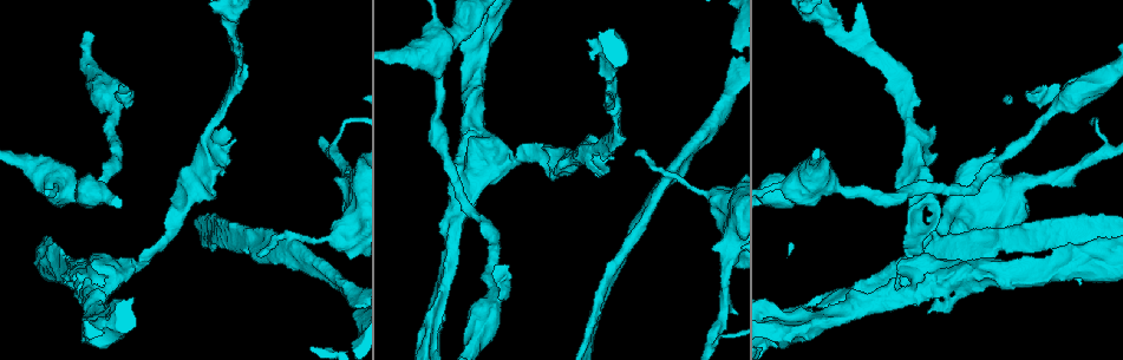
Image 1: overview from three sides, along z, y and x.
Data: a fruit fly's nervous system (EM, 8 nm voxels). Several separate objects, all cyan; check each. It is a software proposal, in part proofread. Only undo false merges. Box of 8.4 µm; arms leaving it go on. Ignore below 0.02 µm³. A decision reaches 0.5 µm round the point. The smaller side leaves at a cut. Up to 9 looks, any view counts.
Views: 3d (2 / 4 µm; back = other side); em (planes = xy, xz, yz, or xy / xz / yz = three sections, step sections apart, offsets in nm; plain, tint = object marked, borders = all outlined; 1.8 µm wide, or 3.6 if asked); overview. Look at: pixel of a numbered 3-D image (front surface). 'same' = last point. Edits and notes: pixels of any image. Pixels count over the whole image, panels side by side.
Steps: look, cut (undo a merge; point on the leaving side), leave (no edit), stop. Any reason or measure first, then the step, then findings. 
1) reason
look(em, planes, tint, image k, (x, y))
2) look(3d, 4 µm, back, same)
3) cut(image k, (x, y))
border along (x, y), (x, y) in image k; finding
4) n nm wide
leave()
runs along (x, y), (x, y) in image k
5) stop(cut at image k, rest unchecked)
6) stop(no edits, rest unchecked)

calibre changes
look(3d, 4 µm, image 1, (937, 244))

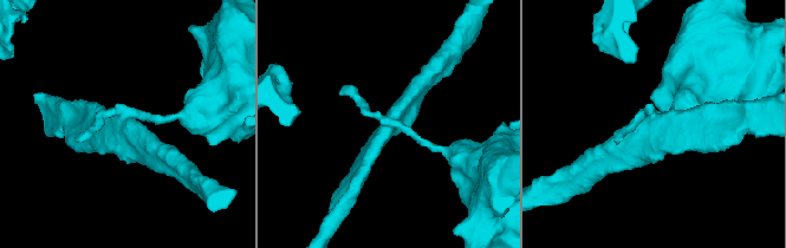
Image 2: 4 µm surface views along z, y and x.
look(em, xy, step 8, borders, image 2, (386, 124))

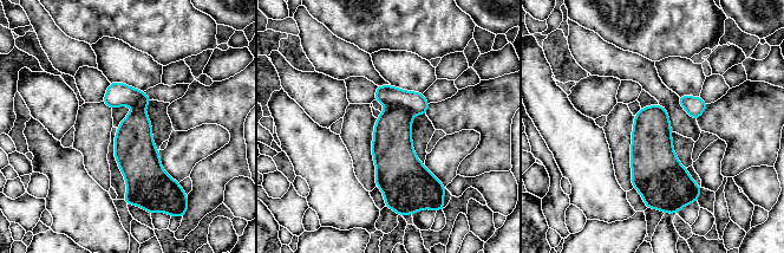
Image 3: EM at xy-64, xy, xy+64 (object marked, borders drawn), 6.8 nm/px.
cut(image 3, (392, 137))
two cells meet here

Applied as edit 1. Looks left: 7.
look(overview)

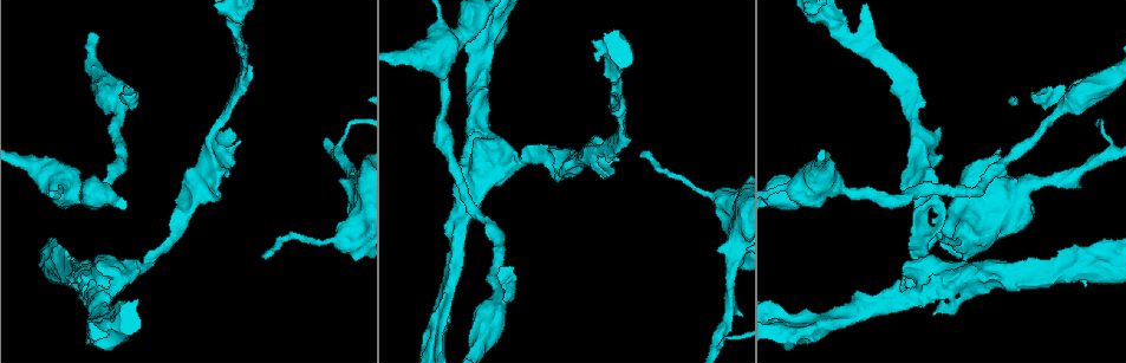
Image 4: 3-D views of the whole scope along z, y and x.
branch point
look(3d, 2 µm, image 4, (239, 39))

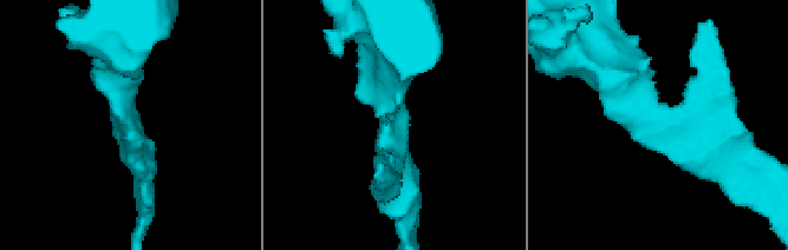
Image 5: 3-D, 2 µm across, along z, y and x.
need the tissue
look(em, planes, tint, image 5, (692, 132))

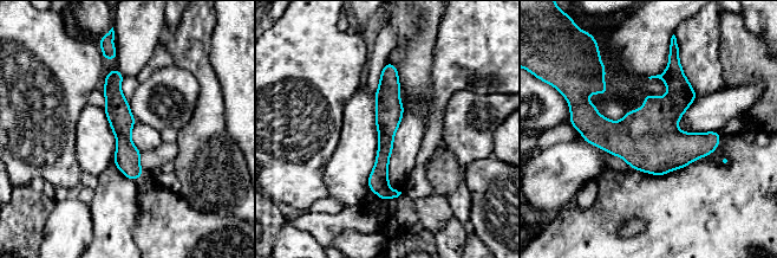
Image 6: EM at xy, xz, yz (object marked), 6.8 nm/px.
leave()
runs along (390, 66), (382, 161), (384, 197) in image 6; all the same cell

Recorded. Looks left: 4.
look(em, 3.6 µm, yz, step 4, tint, image 4, (452, 286))

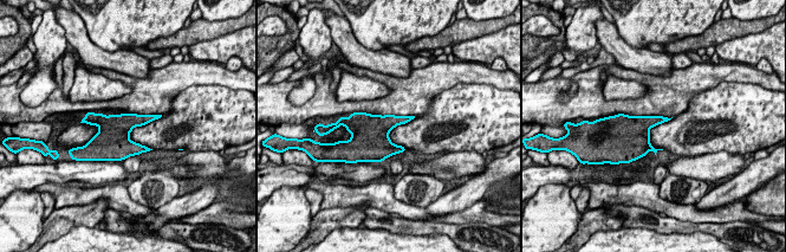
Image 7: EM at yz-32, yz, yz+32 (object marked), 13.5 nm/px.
look(em, 3.6 µm, planes, tint, same)

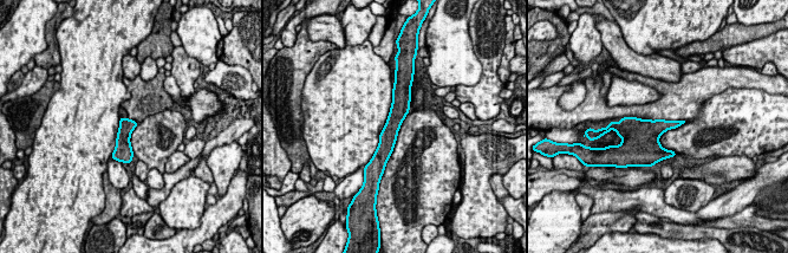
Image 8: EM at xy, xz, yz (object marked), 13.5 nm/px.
leave()
runs along (396, 93), (397, 115), (384, 160) in image 8; continuous, no second cell

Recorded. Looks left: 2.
look(3d, 2 µm, image 4, (195, 187))

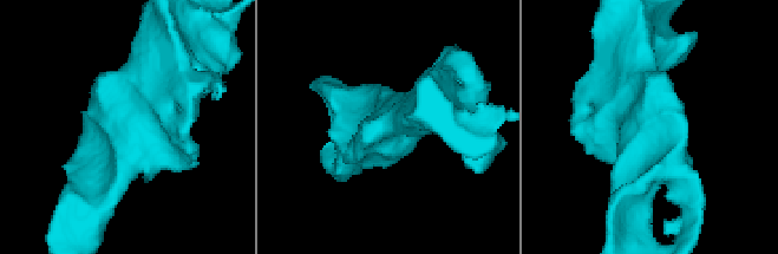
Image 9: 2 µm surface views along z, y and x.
look(em, planes, tint, image 9, (650, 127))

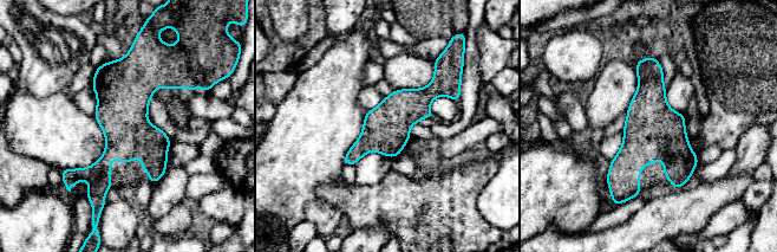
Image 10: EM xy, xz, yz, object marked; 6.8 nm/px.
leave()
runs along (136, 53), (102, 191) in image 10; continuous, no second cell

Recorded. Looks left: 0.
stop(cut at image 3, rest unchecked)

